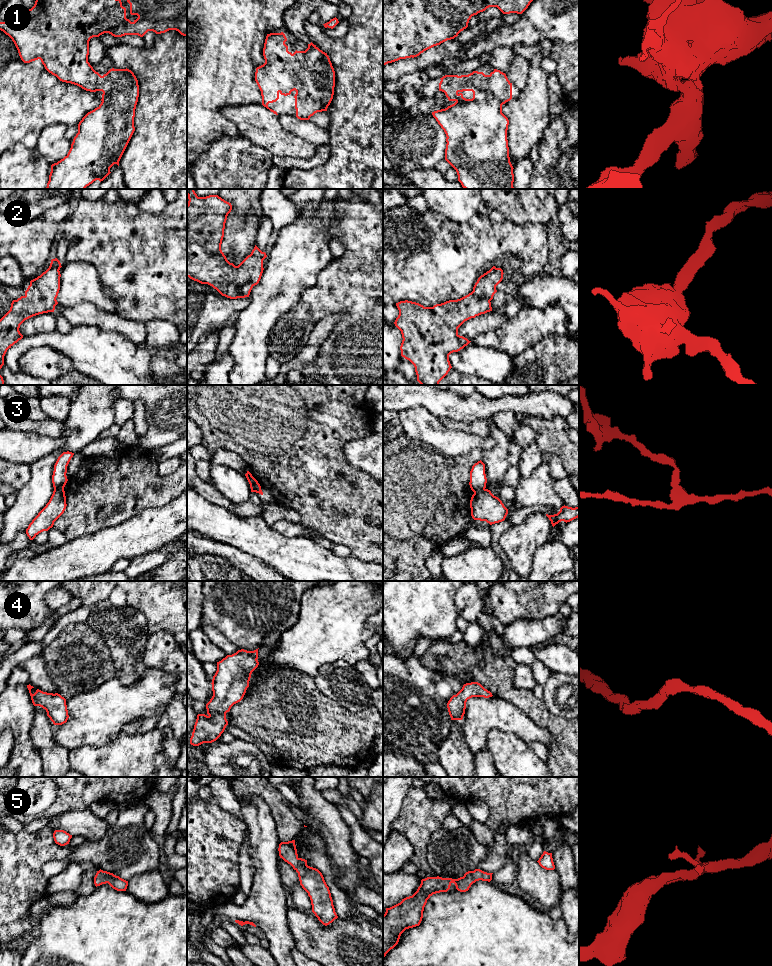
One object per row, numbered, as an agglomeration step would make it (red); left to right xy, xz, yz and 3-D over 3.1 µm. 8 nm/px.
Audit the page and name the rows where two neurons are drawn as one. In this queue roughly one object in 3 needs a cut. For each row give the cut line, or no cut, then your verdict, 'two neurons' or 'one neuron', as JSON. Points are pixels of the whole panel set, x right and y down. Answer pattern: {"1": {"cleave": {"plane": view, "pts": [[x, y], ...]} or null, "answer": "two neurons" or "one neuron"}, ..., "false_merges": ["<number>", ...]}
{"1": {"cleave": null, "answer": "one neuron"}, "2": {"cleave": null, "answer": "one neuron"}, "3": {"cleave": {"plane": "yz", "pts": [[484, 488], [474, 492]]}, "answer": "two neurons"}, "4": {"cleave": null, "answer": "one neuron"}, "5": {"cleave": null, "answer": "one neuron"}, "false_merges": ["3"]}

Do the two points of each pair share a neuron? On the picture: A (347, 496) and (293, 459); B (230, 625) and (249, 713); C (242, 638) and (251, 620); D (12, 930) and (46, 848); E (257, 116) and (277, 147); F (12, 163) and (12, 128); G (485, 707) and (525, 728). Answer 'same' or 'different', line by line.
A: same
B: different
C: same
D: same
E: same
F: different
G: same

